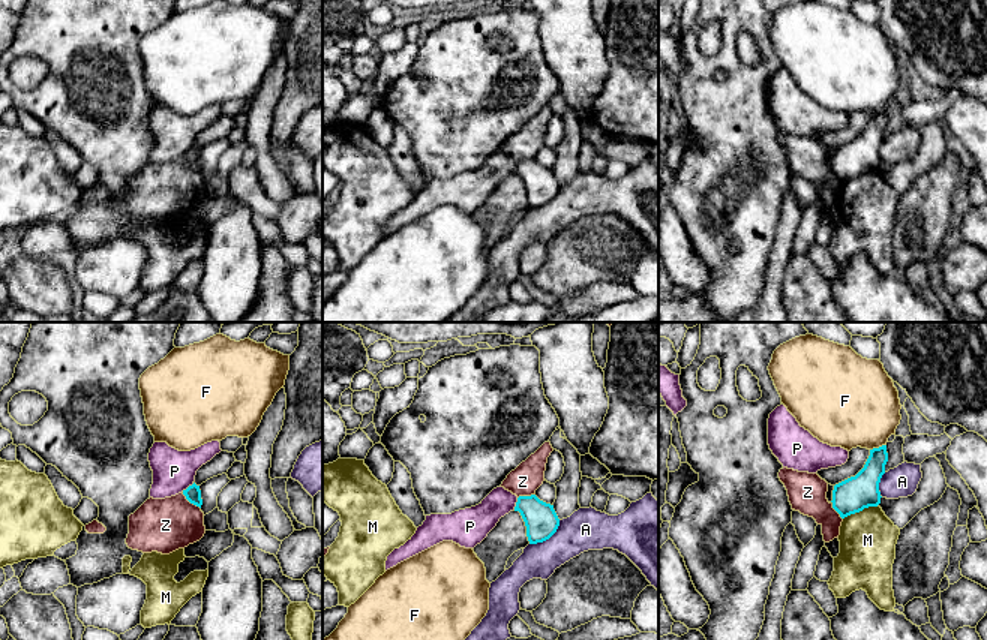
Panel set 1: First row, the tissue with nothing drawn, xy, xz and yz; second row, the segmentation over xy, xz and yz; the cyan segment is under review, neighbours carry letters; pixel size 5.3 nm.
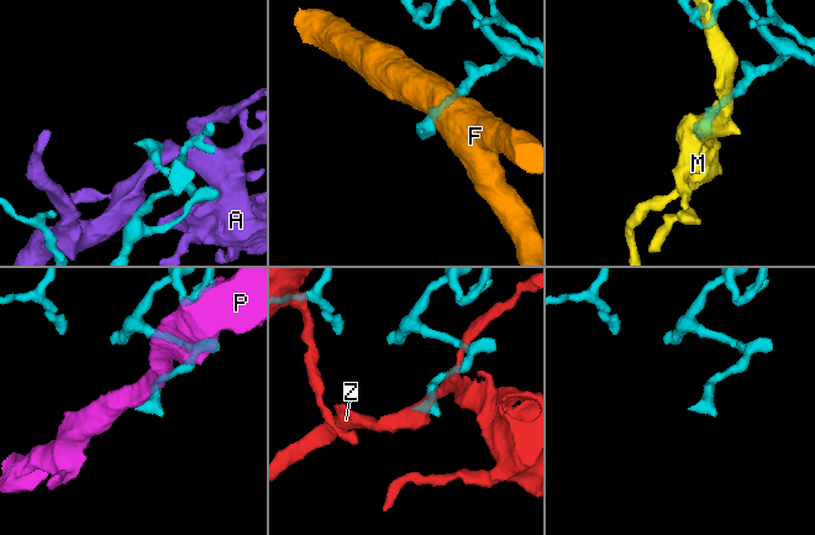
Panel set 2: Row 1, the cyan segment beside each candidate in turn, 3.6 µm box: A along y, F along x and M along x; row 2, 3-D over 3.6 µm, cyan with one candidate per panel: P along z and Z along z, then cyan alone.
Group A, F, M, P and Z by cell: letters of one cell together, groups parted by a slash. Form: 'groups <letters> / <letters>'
groups A / F / M / P / Z

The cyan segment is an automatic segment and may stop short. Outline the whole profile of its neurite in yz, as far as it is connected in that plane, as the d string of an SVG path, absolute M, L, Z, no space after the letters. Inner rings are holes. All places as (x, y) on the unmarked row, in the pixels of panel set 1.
M886 109L873 112L864 132L855 141L834 150L831 166L842 183L880 168L879 147L886 126Z

